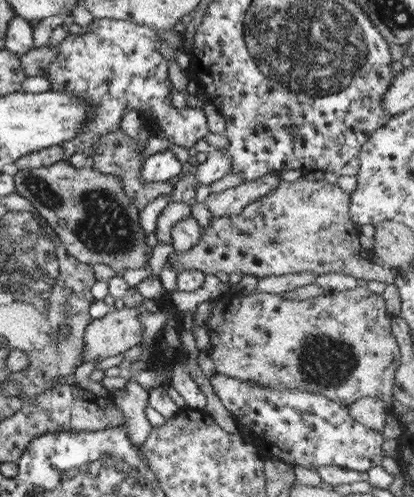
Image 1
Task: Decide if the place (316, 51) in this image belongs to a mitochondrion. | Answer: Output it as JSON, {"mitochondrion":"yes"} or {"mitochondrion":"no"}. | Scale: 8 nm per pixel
{"mitochondrion":"yes"}

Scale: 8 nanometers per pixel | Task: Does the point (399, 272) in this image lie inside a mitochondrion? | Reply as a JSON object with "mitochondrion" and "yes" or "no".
{"mitochondrion":"no"}

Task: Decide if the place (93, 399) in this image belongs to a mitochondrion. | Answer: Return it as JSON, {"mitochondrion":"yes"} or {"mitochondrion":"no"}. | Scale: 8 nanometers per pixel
{"mitochondrion":"no"}

